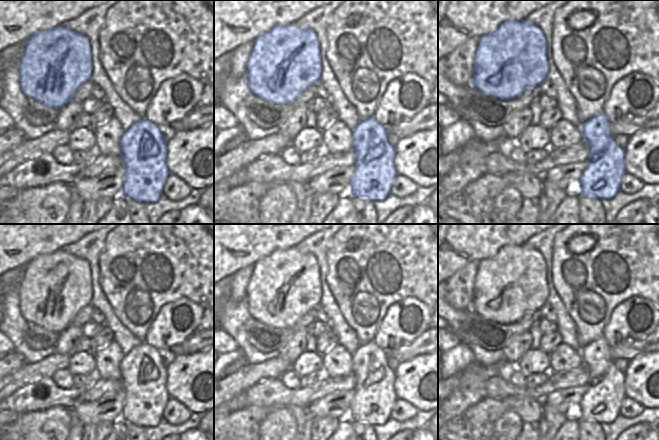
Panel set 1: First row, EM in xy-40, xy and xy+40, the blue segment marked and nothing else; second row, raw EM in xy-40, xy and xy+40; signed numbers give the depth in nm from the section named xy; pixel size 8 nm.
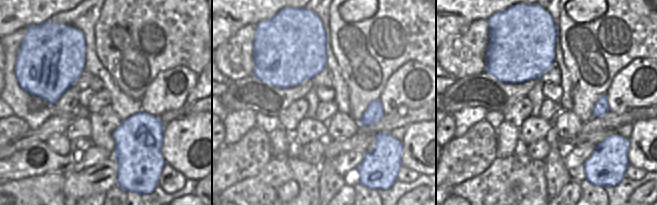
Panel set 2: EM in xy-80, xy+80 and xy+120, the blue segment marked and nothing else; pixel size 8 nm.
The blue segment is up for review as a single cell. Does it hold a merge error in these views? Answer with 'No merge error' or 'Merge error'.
No merge error

